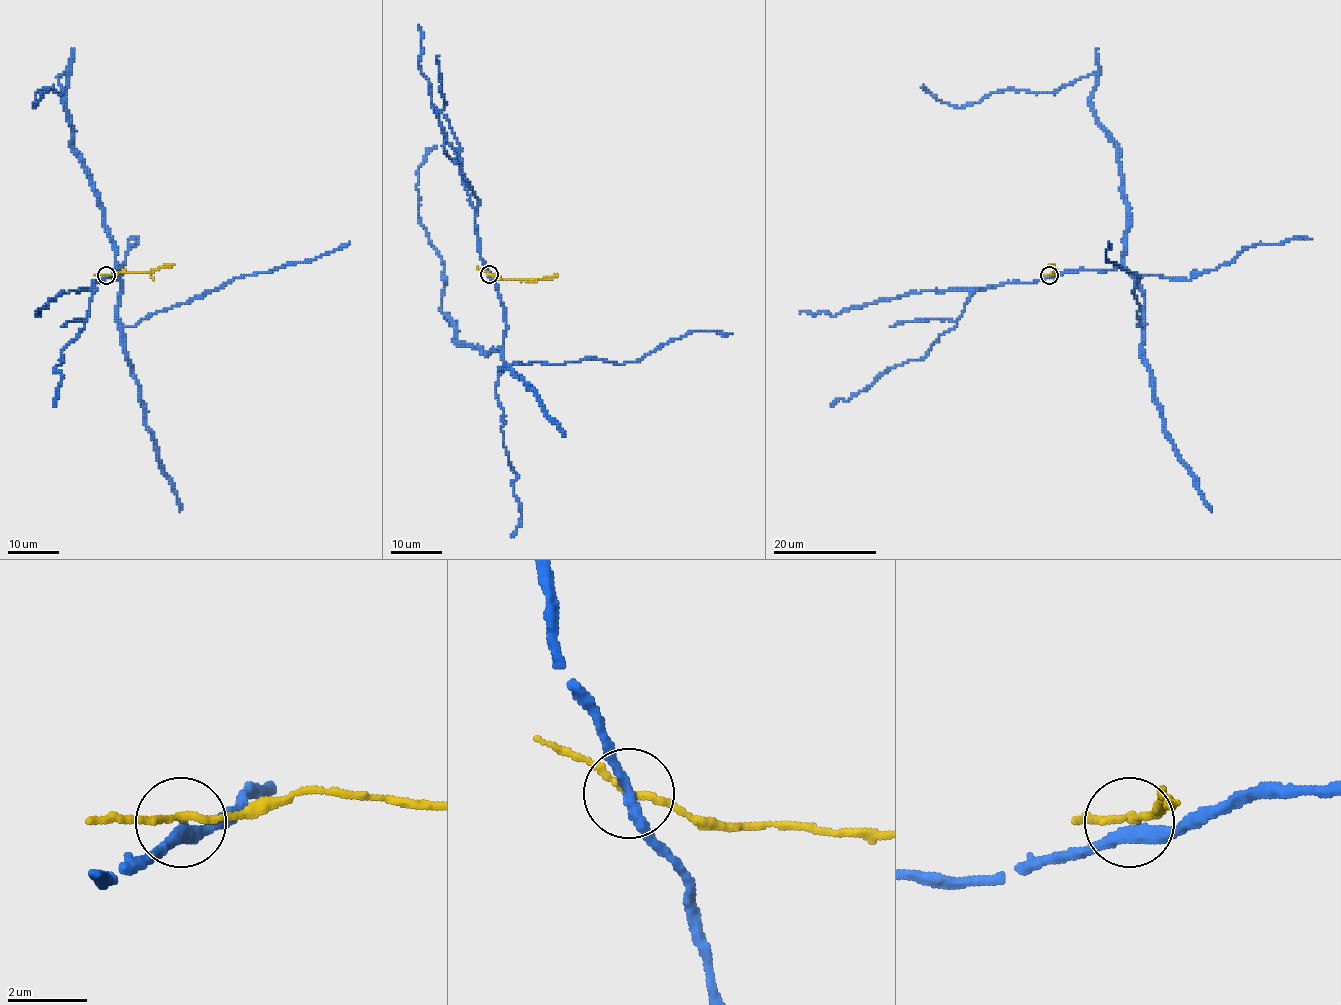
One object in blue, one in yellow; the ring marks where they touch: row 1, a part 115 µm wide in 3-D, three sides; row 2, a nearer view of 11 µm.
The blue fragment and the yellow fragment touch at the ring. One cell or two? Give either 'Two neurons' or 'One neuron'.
Two neurons

